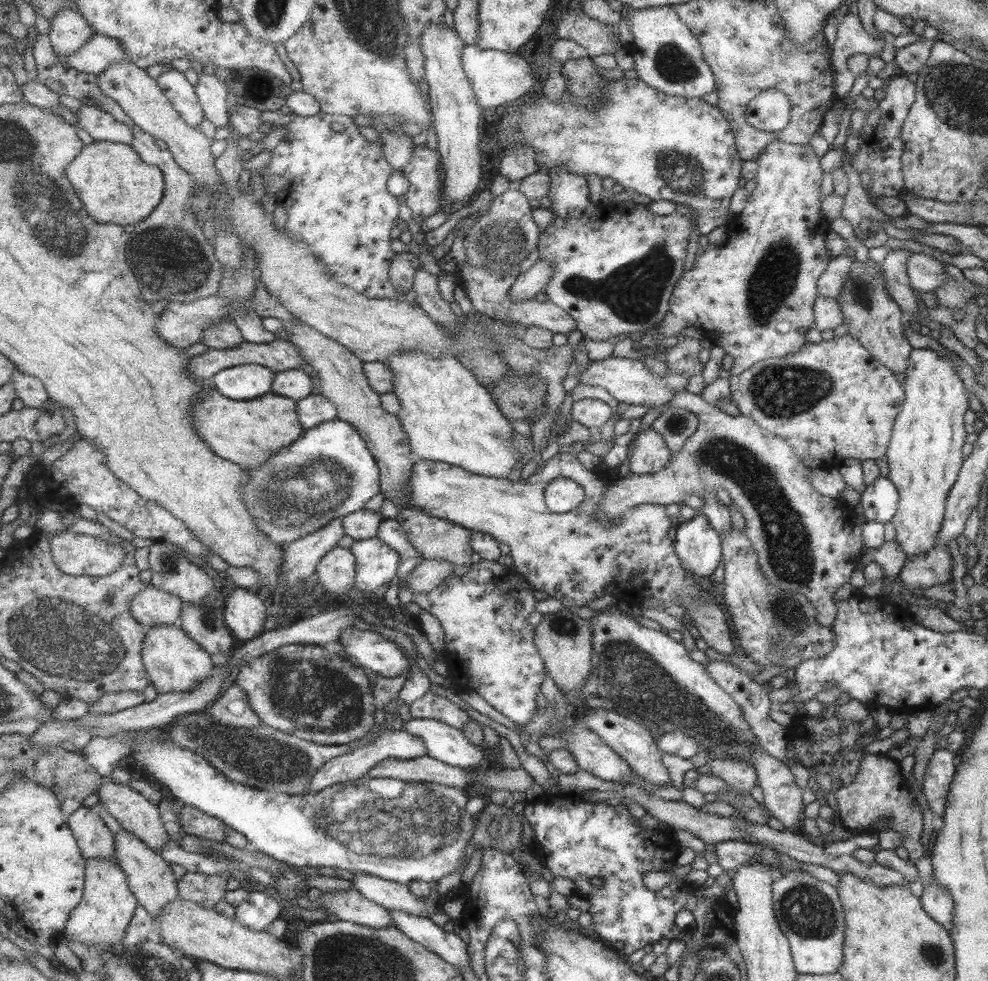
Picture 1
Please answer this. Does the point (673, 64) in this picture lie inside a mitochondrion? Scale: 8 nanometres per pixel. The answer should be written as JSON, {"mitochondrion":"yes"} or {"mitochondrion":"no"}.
{"mitochondrion":"yes"}

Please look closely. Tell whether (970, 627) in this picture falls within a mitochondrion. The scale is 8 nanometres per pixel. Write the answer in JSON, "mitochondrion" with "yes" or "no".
{"mitochondrion":"no"}

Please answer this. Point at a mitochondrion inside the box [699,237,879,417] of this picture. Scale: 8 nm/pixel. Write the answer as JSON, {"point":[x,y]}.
{"point":[862,293]}

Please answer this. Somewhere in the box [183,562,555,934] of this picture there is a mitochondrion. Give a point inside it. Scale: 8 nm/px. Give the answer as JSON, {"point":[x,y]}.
{"point":[358,821]}

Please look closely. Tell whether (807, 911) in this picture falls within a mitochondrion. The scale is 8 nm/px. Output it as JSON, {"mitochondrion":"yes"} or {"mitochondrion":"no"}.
{"mitochondrion":"yes"}

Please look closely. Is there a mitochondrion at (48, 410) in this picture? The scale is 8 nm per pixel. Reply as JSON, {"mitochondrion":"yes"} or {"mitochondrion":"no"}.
{"mitochondrion":"no"}

